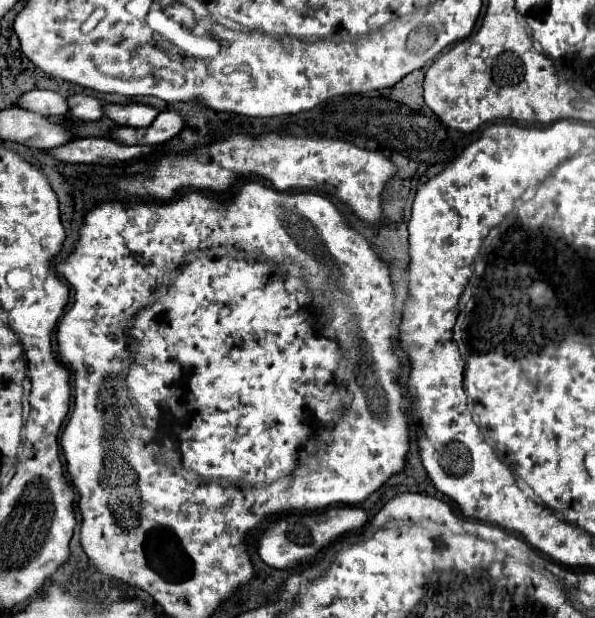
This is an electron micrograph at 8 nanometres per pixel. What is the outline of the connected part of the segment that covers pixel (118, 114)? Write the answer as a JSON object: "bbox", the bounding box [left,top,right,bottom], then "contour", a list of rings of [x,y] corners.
{"bbox":[105,103,159,127],"contour":[[[129,103],[129,105],[105,105],[107,117],[111,117],[117,125],[127,127],[147,127],[159,115],[159,111],[151,105]]]}

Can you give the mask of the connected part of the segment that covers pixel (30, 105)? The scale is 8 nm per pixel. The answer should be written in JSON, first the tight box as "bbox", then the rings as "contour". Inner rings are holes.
{"bbox":[19,91,67,117],"contour":[[[29,91],[21,97],[19,107],[27,109],[27,111],[35,111],[47,117],[59,117],[59,115],[67,115],[67,99],[55,91]]]}

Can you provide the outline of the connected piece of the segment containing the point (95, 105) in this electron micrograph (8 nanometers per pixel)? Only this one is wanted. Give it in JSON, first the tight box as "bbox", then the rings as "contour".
{"bbox":[69,95,105,121],"contour":[[[91,95],[69,97],[69,107],[71,107],[71,113],[83,121],[97,121],[97,119],[105,117],[103,103]]]}

